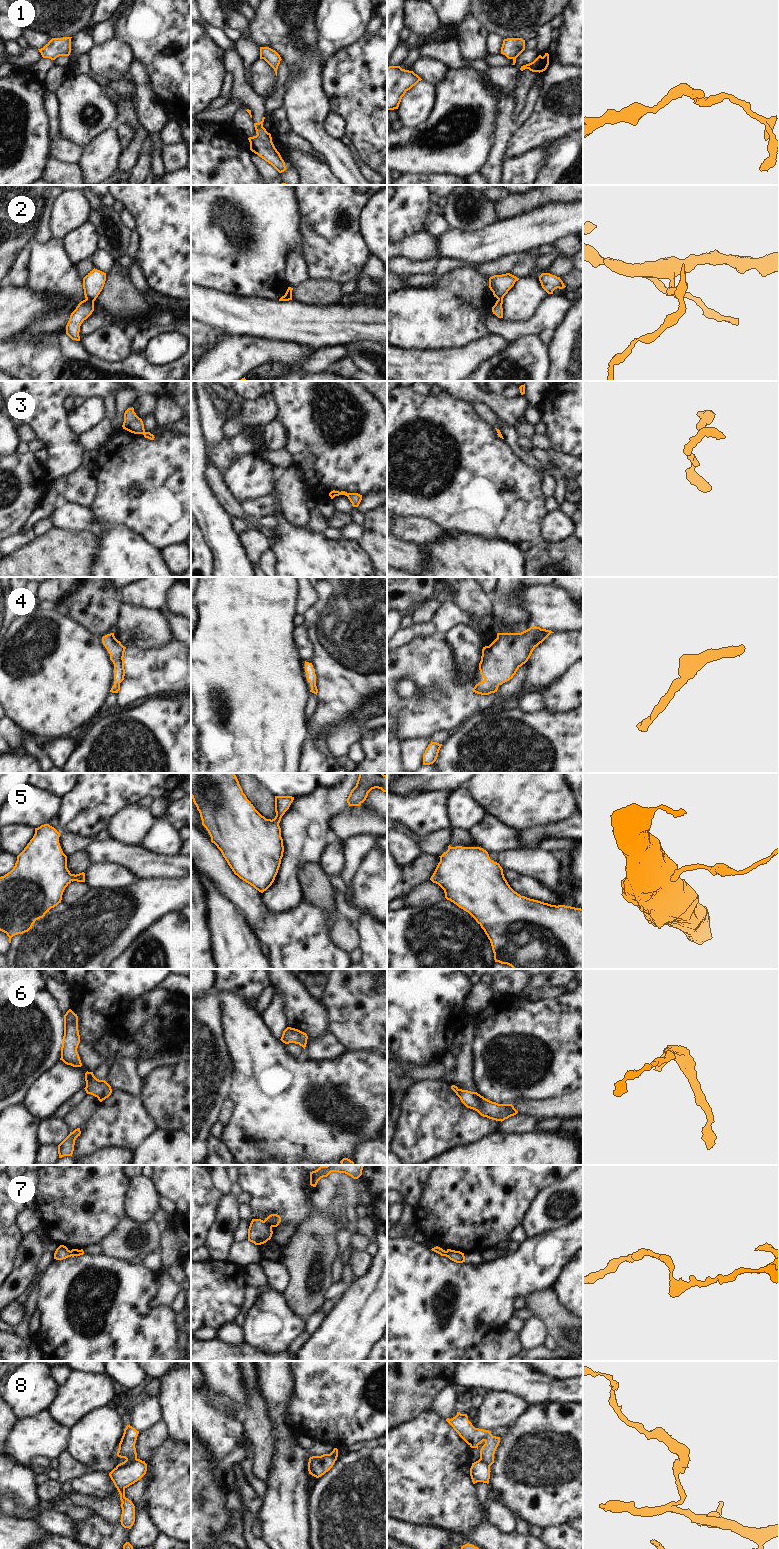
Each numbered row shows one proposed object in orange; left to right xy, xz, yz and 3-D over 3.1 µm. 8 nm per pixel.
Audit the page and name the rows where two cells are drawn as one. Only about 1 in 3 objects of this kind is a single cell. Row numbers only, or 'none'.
1, 2, 7, 8.

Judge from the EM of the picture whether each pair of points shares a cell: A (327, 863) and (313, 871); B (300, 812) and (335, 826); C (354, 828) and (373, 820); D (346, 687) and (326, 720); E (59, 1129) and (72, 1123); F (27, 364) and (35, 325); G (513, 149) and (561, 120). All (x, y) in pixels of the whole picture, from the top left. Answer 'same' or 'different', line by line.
A: different
B: different
C: same
D: same
E: different
F: different
G: same

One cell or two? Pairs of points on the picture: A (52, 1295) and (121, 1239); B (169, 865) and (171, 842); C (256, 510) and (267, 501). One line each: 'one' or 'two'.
A: two
B: two
C: one

